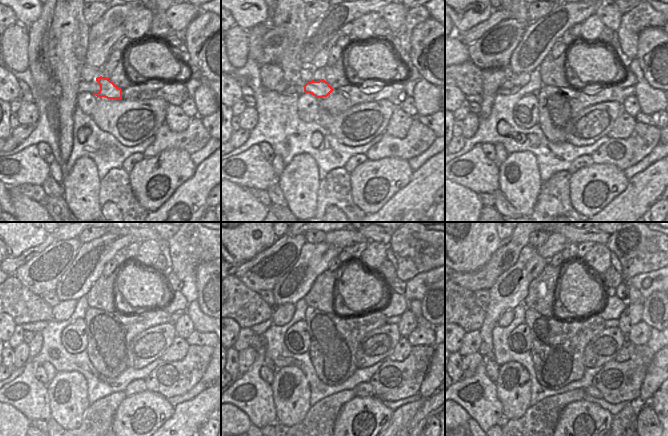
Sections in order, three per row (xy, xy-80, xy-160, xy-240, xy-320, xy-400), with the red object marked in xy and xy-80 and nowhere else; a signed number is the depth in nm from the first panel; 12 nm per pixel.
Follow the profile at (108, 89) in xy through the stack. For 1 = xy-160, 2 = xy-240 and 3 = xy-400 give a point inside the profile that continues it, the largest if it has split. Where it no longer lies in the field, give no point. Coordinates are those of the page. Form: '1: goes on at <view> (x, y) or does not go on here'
1: goes on at xy-160 (509, 74)
2: goes on at xy-240 (51, 298)
3: goes on at xy-400 (483, 295)

